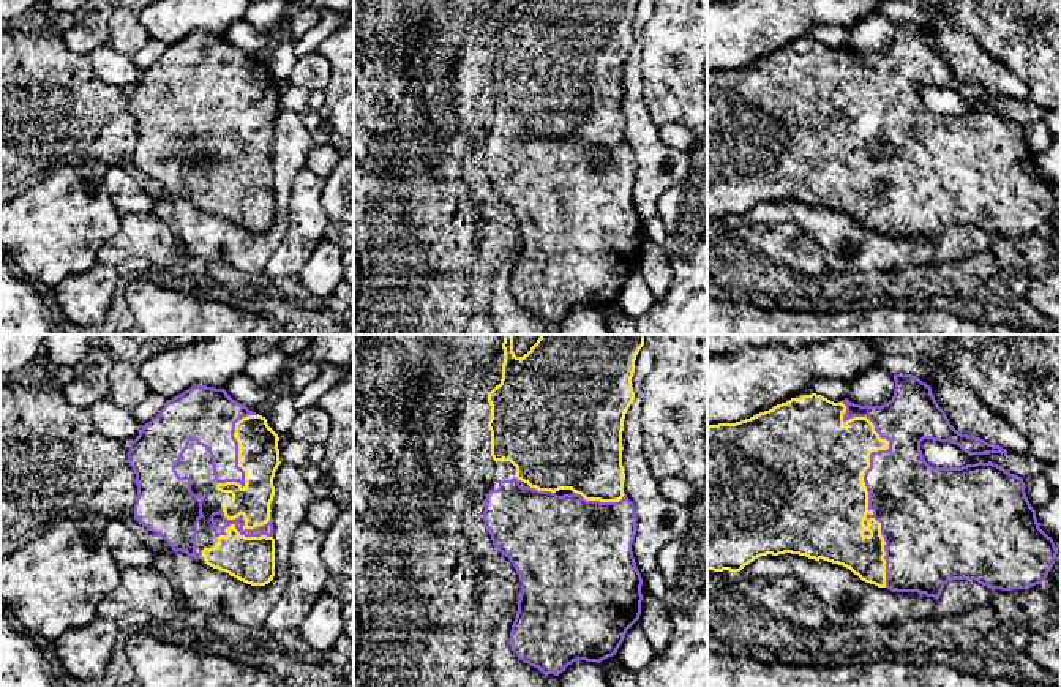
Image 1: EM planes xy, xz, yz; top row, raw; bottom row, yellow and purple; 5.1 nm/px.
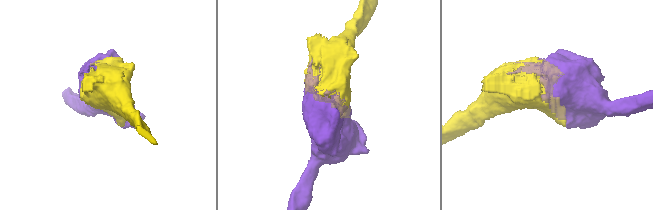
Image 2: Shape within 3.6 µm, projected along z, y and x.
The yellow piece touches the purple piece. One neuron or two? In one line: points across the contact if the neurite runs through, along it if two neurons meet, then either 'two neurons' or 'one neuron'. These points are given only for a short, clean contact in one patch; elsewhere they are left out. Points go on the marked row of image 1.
one neuron

